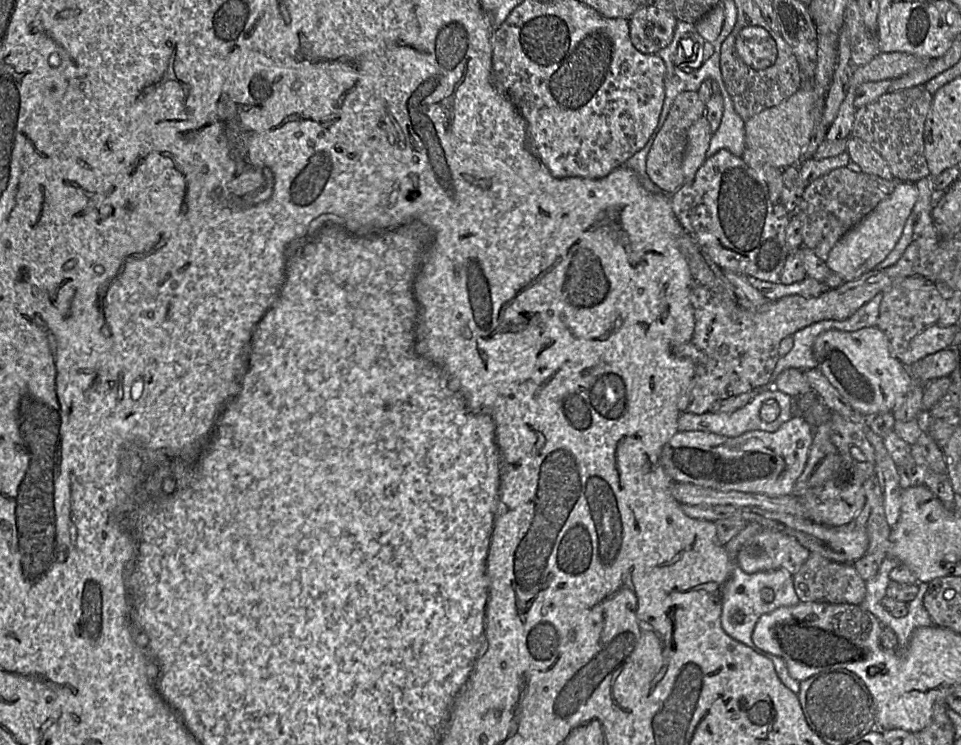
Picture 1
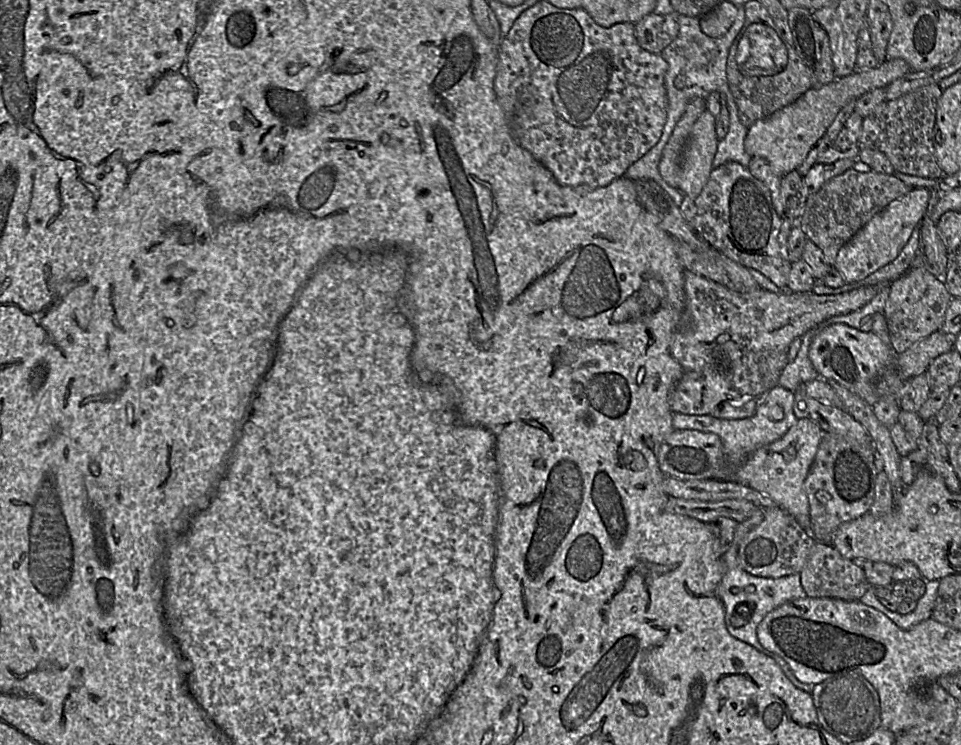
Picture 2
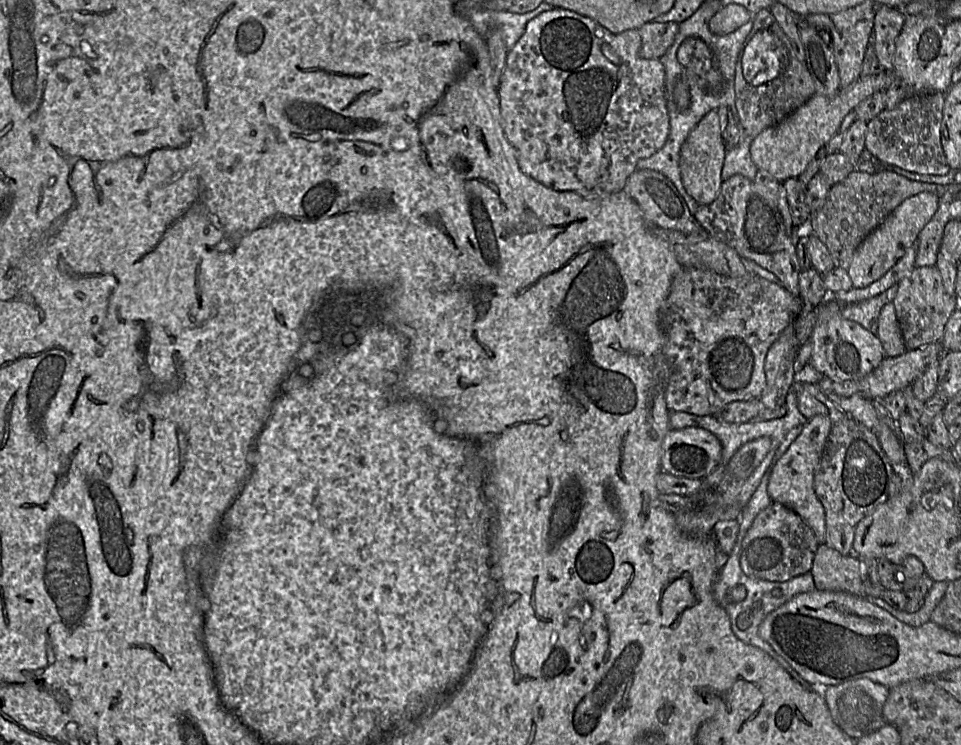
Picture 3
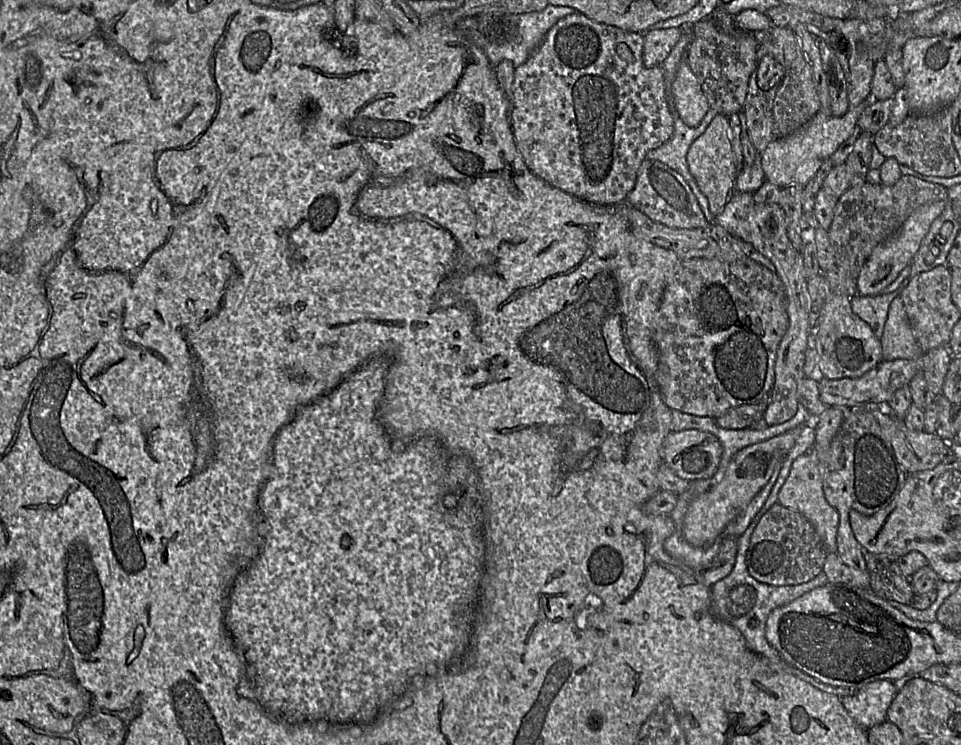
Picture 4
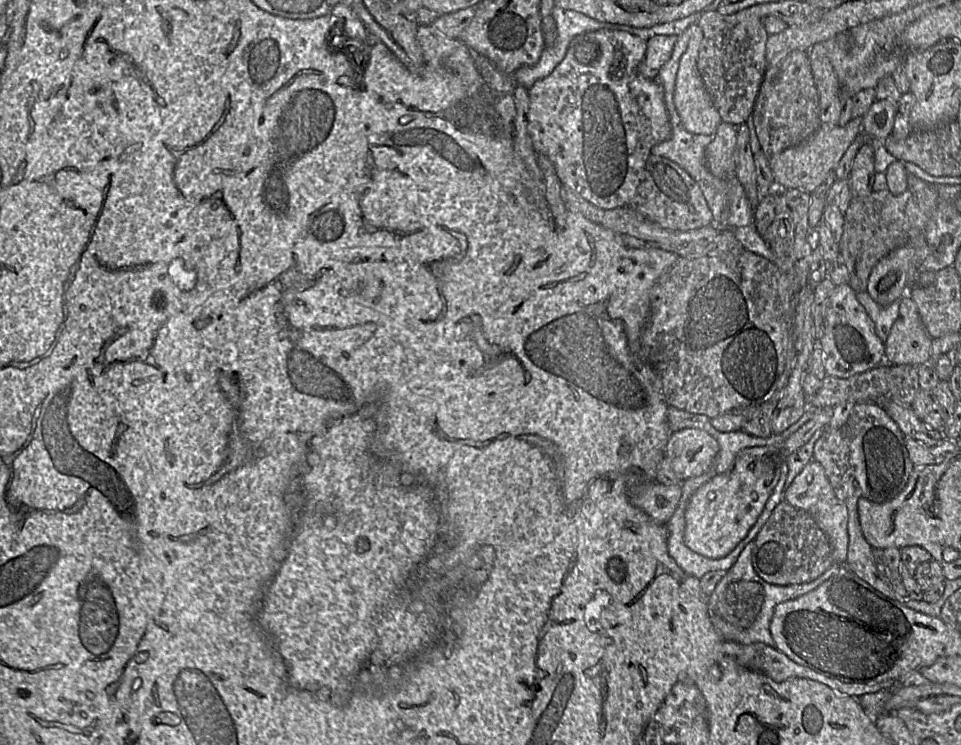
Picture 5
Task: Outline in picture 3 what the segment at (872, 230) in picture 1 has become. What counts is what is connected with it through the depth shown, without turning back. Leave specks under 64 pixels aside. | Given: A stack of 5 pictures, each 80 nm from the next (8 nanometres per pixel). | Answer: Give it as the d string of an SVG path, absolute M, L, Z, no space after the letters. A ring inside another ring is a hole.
M922 192L903 201L858 247L847 270L854 288L865 288L884 276L914 246L919 233L931 220L938 209L939 198L929 192Z

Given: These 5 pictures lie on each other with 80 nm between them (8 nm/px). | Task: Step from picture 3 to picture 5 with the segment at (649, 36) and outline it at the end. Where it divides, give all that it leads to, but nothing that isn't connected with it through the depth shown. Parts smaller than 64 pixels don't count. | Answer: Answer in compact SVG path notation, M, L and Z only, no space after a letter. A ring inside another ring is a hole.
M655 35L647 40L645 56L639 66L639 73L647 79L656 79L659 70L669 59L677 35Z

